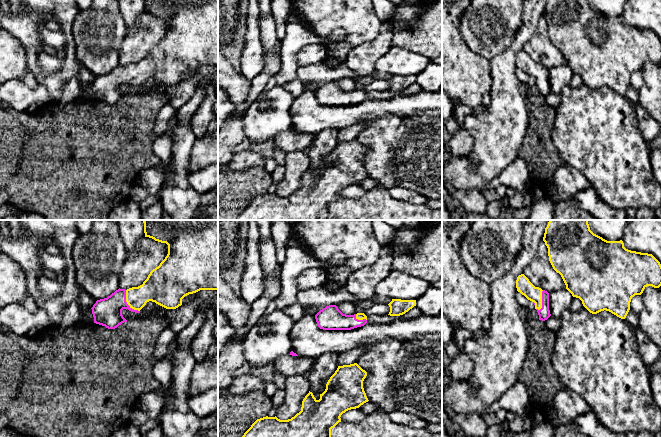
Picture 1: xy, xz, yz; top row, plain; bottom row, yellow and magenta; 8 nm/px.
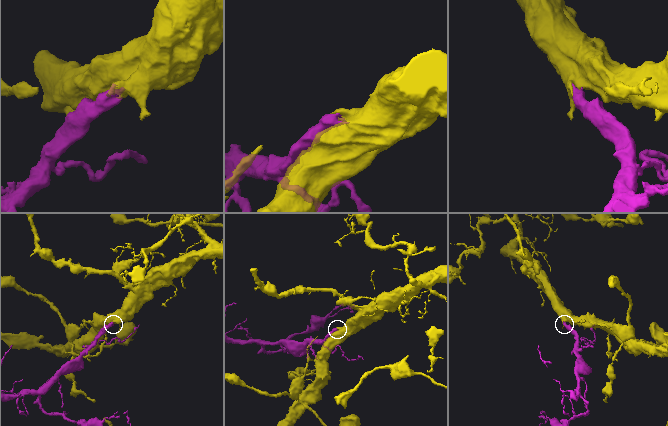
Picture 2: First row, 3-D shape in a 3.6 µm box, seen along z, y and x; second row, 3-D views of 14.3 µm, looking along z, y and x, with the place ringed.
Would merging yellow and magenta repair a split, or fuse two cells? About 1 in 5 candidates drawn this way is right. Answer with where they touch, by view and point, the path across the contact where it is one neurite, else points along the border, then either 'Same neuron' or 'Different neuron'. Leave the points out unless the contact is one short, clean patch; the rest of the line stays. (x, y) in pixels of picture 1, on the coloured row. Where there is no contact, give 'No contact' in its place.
Touches yellow at xy (127, 303). Same neuron

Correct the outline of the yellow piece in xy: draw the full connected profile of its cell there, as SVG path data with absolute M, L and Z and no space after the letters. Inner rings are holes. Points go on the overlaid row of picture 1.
M144 220L143 223L145 237L152 238L155 241L161 243L166 243L168 245L168 254L160 263L160 265L150 272L147 279L143 282L142 285L138 287L132 287L127 290L119 288L107 298L96 301L96 303L91 308L94 317L94 323L105 326L108 329L115 329L122 323L127 322L127 320L122 315L123 309L128 309L131 312L140 313L140 310L149 301L155 302L156 304L166 309L176 309L182 305L182 299L189 294L196 293L200 290L218 290L218 220Z

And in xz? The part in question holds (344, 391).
M357 363L338 366L319 400L309 391L302 401L301 411L294 417L288 420L276 416L257 419L242 437L331 437L331 429L341 422L343 413L369 401L363 388L366 376L367 372Z

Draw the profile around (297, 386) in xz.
M304 374L286 377L285 398L279 406L276 417L288 420L301 411L302 401L310 391L310 382Z

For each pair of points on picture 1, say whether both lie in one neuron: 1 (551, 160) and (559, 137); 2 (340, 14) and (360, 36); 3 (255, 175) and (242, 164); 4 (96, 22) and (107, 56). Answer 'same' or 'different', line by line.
1: different
2: same
3: different
4: same

